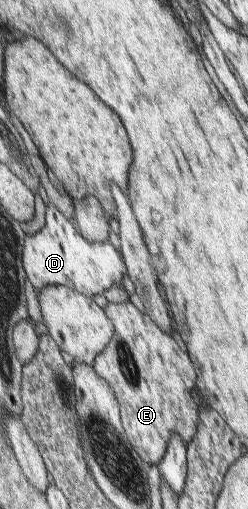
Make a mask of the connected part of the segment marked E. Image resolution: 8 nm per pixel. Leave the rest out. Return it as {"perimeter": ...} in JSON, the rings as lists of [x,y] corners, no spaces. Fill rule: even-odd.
{"perimeter":[[[109,302],[105,310],[114,322],[115,334],[105,352],[97,357],[94,368],[101,378],[113,382],[113,390],[117,390],[125,432],[133,448],[139,452],[145,463],[159,465],[165,460],[171,438],[175,434],[179,434],[189,445],[197,433],[201,409],[193,398],[198,382],[195,364],[190,354],[187,354],[188,350],[183,350],[183,346],[169,332],[162,330],[147,312],[141,312],[133,302]]]}

